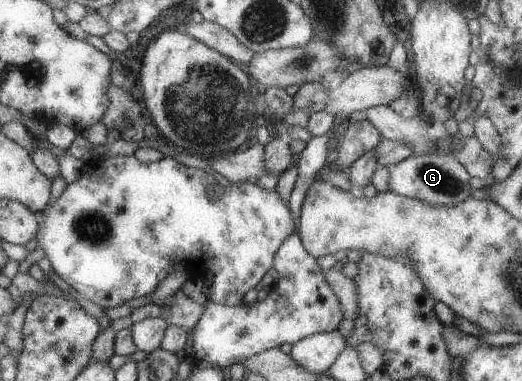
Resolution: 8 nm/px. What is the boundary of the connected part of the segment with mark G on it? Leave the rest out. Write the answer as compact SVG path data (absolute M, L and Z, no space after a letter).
M449 154L411 155L388 167L388 190L433 206L457 206L471 198L470 176L461 163Z

